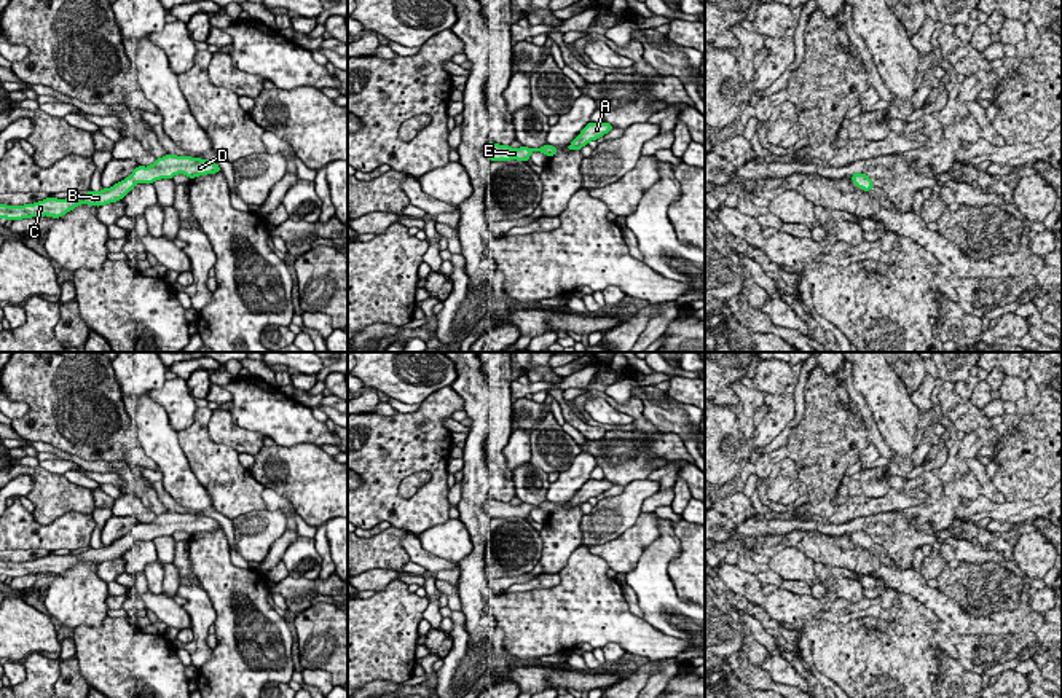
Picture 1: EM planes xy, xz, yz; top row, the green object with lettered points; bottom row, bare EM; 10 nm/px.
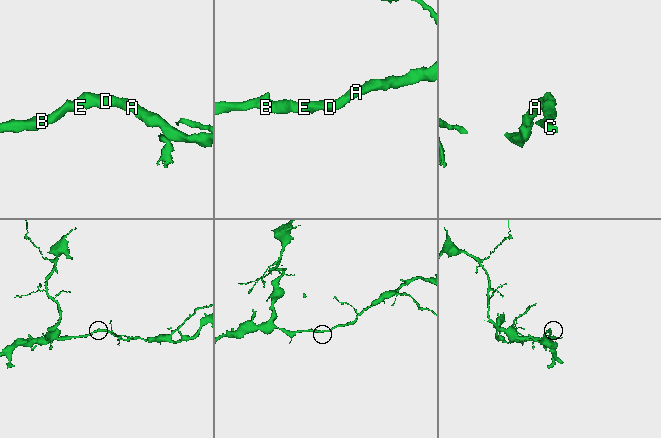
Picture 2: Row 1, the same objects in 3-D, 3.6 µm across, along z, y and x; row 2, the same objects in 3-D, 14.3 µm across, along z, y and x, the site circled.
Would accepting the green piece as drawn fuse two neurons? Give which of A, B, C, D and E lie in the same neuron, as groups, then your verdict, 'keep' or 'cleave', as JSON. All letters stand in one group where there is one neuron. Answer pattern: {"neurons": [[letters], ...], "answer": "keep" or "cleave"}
{"neurons": [["A", "B", "C", "D", "E"]], "answer": "keep"}

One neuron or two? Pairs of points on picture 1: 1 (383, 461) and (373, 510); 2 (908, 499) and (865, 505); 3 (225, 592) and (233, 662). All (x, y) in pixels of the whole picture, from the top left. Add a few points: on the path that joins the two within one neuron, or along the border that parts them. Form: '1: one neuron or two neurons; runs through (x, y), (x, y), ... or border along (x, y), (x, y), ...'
1: one neuron; runs through (380, 474), (377, 498)
2: one neuron; runs through (896, 499), (876, 505)
3: one neuron; runs through (228, 609), (232, 614), (233, 644)

